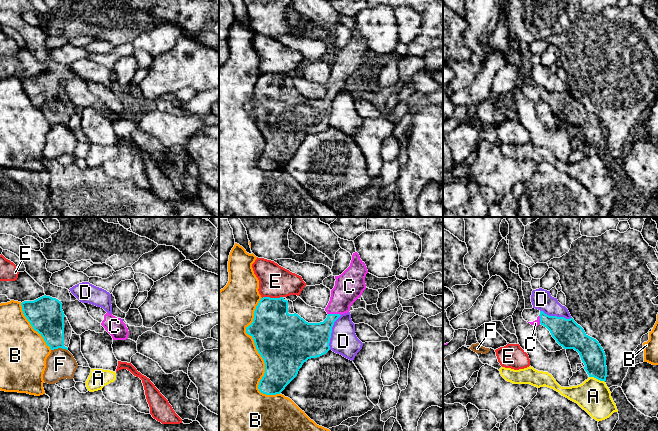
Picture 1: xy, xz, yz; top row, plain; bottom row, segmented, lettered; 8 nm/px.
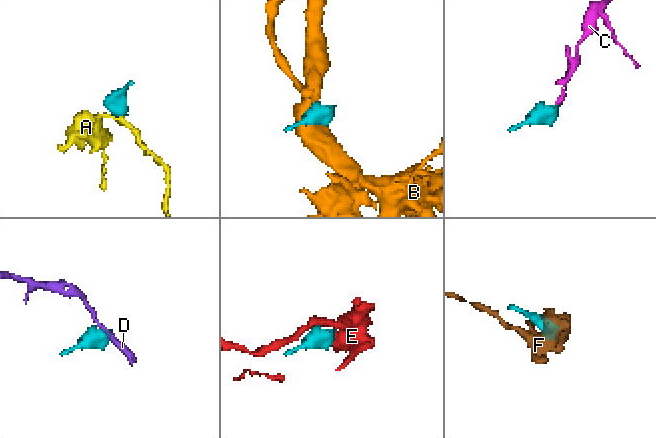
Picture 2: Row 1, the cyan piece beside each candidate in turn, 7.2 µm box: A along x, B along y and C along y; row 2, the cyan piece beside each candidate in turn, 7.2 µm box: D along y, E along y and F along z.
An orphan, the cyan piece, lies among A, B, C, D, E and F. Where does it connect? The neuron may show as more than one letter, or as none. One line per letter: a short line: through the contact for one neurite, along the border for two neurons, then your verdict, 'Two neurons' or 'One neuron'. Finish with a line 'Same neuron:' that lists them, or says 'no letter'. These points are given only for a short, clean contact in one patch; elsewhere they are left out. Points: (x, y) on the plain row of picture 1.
A: Line: yz (589, 152), (604, 158). Two neurons
B: Two neurons
C: One neuron
D: Two neurons
E: Line: xz (282, 72), (262, 74). Two neurons
F: Two neurons
Same neuron: C

